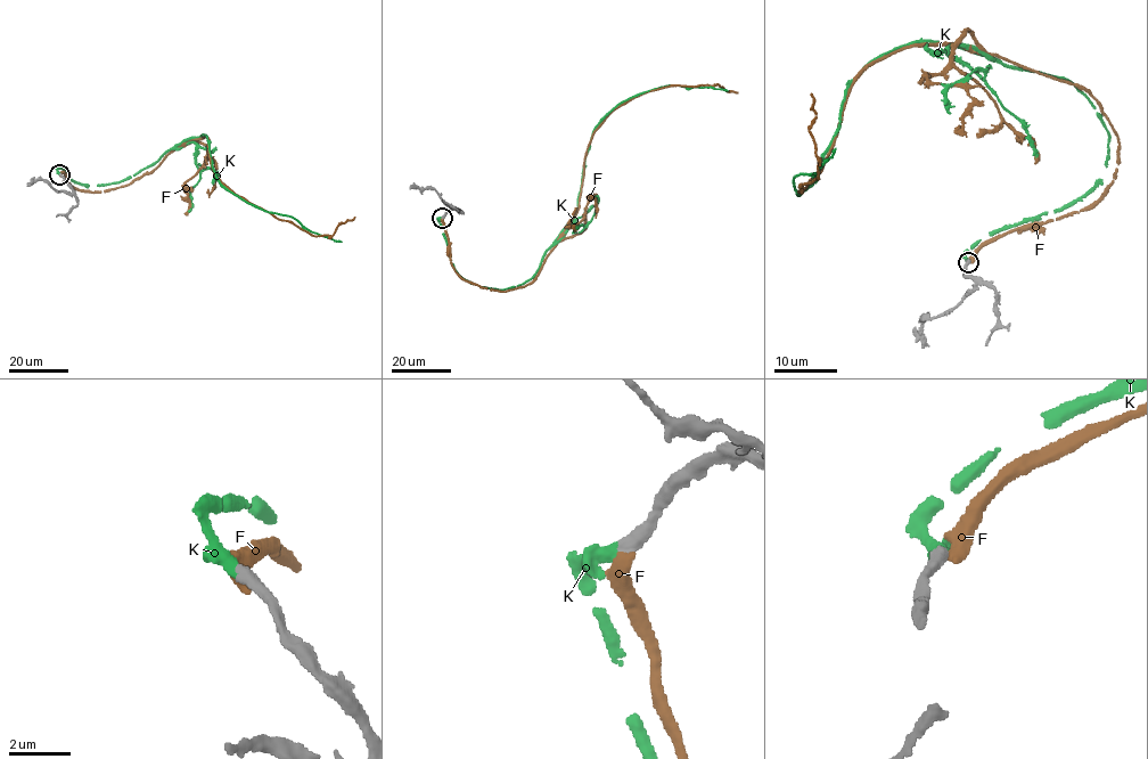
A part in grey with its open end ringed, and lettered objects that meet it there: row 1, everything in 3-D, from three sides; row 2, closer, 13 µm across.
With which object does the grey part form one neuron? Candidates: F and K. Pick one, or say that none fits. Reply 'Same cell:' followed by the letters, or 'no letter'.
Same cell: K

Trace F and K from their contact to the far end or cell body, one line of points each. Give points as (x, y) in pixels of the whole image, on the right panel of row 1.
F: (969, 261), (1099, 200), (1120, 145), (1092, 95), (904, 46), (850, 88), (800, 192), (811, 94)
K: (968, 261), (1106, 166), (1083, 92), (959, 47), (896, 47), (845, 94), (798, 195), (795, 174), (836, 148)

